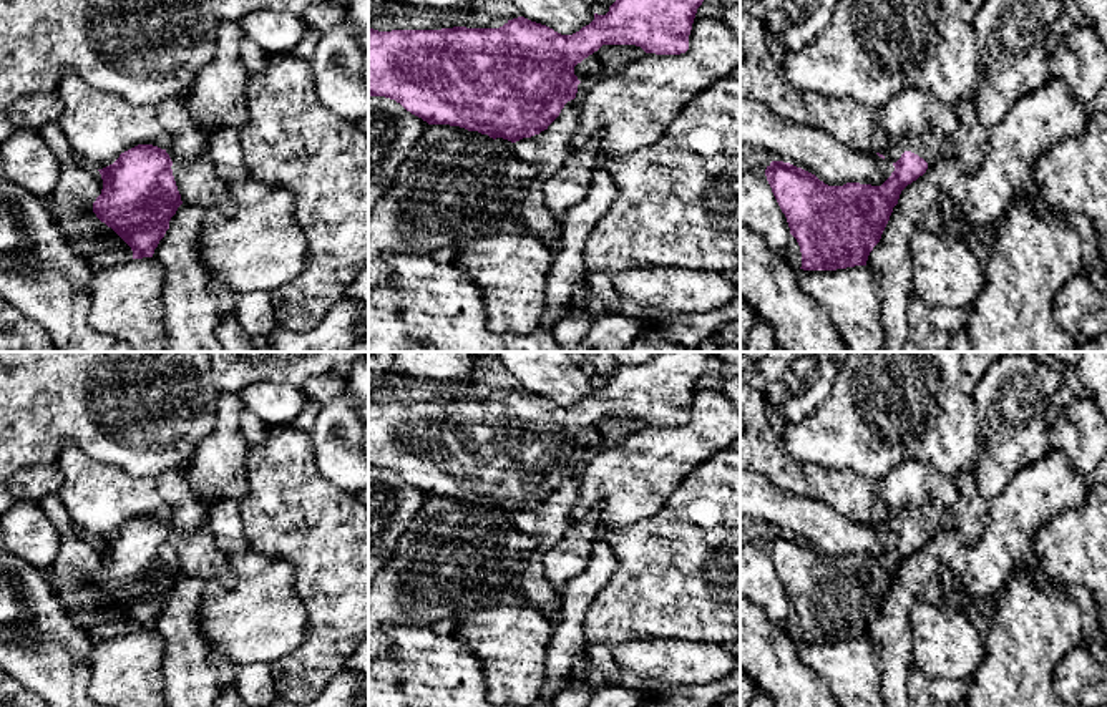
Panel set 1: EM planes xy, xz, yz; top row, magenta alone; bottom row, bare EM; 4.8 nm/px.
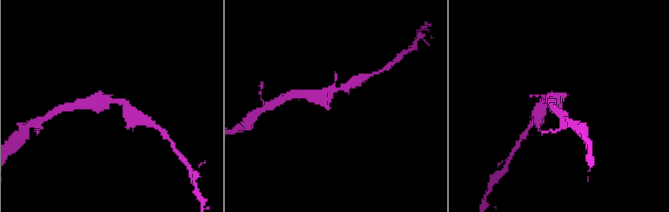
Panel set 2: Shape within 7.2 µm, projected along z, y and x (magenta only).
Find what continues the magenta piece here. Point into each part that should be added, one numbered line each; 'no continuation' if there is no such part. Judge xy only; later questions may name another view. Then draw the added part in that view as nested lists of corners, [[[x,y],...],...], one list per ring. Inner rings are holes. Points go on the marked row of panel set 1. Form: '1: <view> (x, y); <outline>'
1: xy (190, 140); [[[174,98],[156,106],[159,124],[173,136],[166,149],[171,161],[196,159],[207,151],[207,144],[217,128],[198,124],[189,111],[188,98]]]

